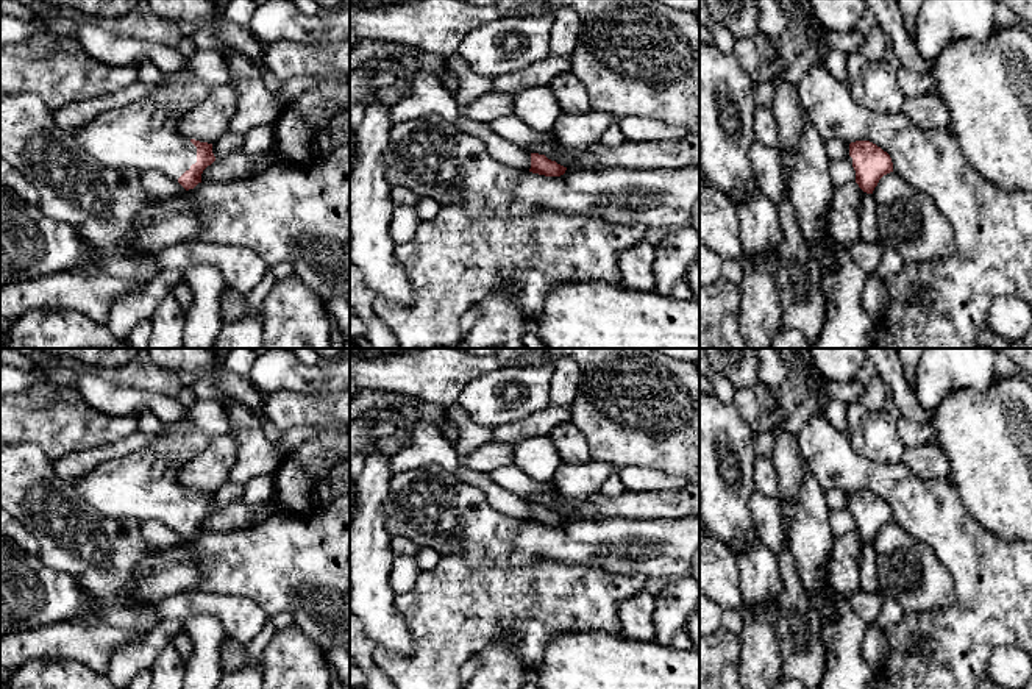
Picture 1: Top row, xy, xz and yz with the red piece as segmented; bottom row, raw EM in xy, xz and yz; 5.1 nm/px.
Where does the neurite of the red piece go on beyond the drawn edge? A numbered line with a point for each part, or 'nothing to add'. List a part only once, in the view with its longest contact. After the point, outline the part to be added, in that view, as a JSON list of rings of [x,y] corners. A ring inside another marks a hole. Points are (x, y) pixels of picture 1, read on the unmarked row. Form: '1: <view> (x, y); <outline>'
1: xy (144, 485); [[[184,414],[176,422],[164,425],[164,434],[155,444],[97,466],[72,487],[106,517],[123,522],[158,520],[178,531],[197,512],[197,497],[180,481],[180,469],[205,450],[211,439]]]

